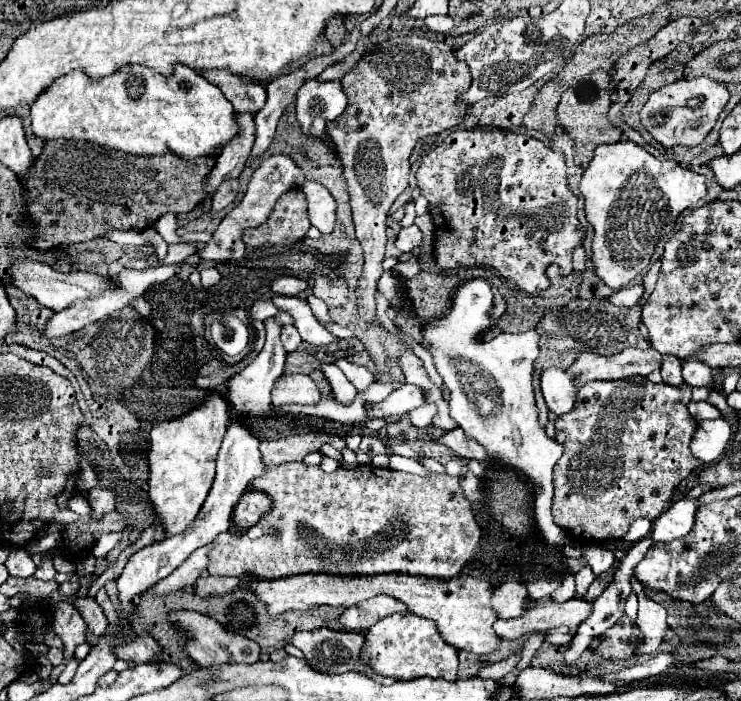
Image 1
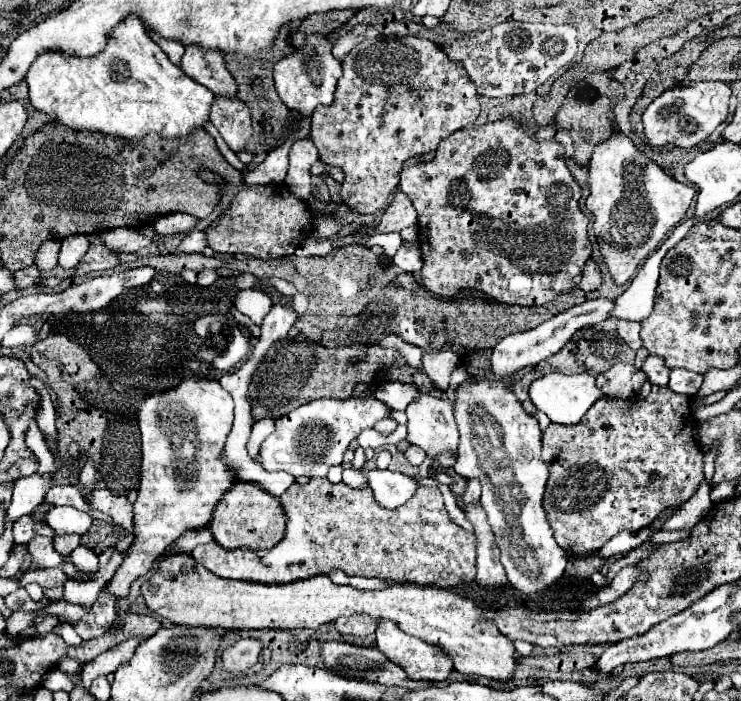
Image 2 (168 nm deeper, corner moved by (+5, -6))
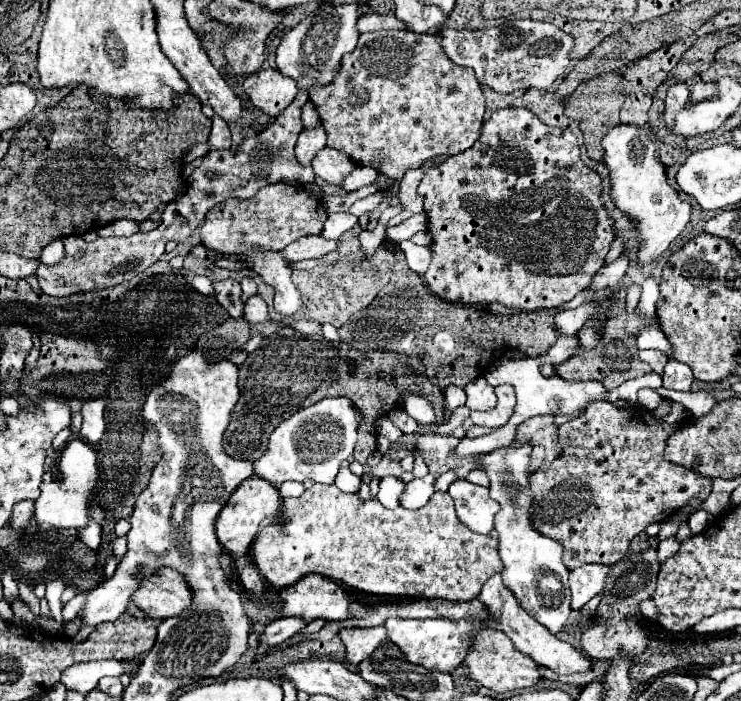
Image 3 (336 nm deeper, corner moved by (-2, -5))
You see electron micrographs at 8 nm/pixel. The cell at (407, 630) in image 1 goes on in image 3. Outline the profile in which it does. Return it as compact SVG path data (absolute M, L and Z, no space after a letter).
M388 619L384 625L388 629L388 639L400 647L410 663L432 671L452 673L458 669L468 653L468 647L472 645L472 625L466 621L450 623L446 619Z

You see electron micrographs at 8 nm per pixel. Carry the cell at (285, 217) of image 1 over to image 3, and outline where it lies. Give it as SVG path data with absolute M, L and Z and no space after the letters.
M274 183L258 189L252 199L226 199L224 203L218 203L206 215L200 235L204 247L224 255L248 253L250 249L280 251L300 237L318 235L324 227L326 217L328 213L324 205L310 197L304 187Z

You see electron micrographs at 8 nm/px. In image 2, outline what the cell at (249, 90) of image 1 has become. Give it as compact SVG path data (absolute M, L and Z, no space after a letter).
M187 46L181 62L183 72L195 82L209 88L213 94L235 96L237 84L227 72L223 56L217 50L199 50L199 46Z

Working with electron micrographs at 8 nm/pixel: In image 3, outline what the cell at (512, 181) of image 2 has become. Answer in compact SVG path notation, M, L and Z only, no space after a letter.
M524 107L494 111L470 149L426 169L418 185L418 193L424 197L428 233L432 235L432 263L424 281L430 291L434 285L440 299L460 305L500 303L534 311L572 301L592 283L616 237L600 191L600 175L584 165L576 137L570 131L544 125Z

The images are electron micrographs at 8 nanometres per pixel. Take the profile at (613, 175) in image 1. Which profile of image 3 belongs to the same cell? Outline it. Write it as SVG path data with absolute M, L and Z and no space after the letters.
M618 125L608 131L602 139L602 147L606 151L604 163L610 171L610 197L614 205L628 215L638 233L638 255L636 267L652 263L658 255L662 255L668 245L682 233L692 215L692 205L688 199L682 199L680 193L670 187L666 177L666 167L658 157L658 147L652 143L644 129L636 125Z

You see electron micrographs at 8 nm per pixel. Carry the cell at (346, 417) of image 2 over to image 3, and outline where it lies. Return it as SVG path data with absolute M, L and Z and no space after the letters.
M346 397L322 399L310 407L300 409L292 417L284 419L270 435L266 453L254 461L254 473L274 487L284 481L318 481L334 483L340 465L352 455L358 437L358 425L362 421L360 411Z

